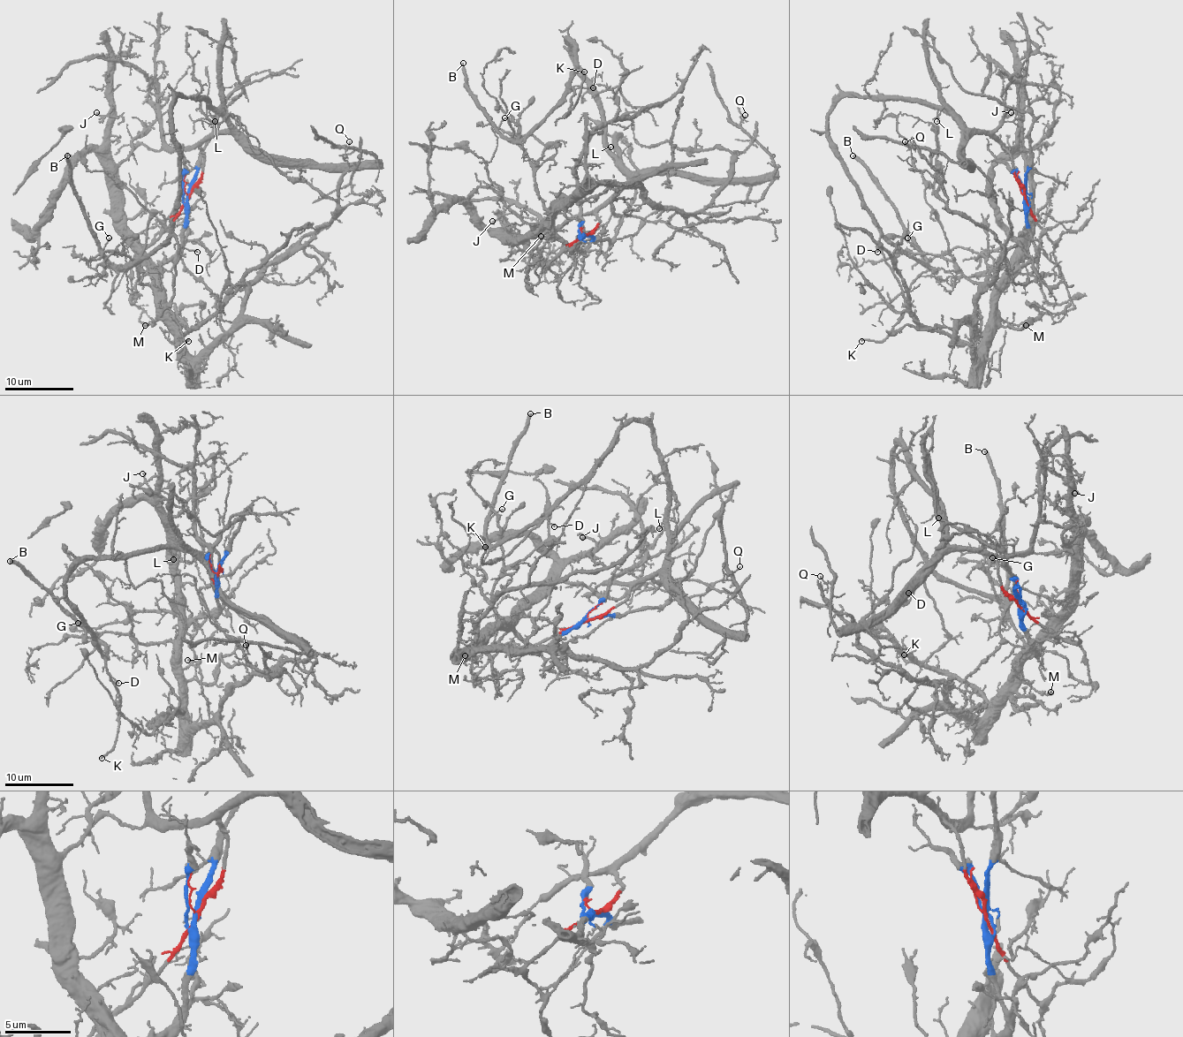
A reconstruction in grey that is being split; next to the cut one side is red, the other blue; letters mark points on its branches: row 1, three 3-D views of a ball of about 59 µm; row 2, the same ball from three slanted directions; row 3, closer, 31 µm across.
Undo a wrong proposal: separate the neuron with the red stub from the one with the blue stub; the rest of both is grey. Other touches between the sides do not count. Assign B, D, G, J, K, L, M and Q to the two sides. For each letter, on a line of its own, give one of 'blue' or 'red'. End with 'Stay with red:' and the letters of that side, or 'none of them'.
B: red
D: red
G: red
J: blue
K: red
L: red
M: blue
Q: red
Stay with red: B, D, G, K, L, Q

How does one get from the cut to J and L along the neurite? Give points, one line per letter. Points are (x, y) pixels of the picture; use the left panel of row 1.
J: (187, 196), (178, 251), (153, 265), (125, 225), (118, 164), (109, 149), (111, 109), (106, 115), (95, 113)
L: (187, 196), (201, 175), (201, 146), (208, 139), (225, 133), (231, 128), (211, 109), (209, 117), (215, 122)

